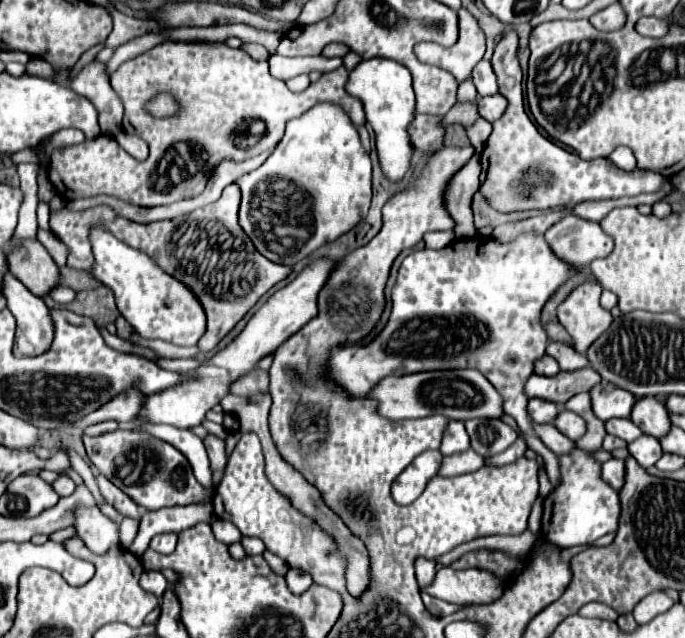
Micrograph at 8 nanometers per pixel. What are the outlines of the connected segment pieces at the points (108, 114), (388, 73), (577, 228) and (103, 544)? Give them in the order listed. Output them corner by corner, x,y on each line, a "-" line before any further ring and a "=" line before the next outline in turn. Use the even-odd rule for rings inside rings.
88,64
72,82
70,88
76,90
80,96
86,96
100,114
100,128
102,134
114,136
121,130
124,114
123,104
110,86
106,76
104,64
=
390,58
362,60
348,76
348,94
362,98
366,120
376,132
376,148
380,152
380,166
390,180
400,180
410,164
412,144
408,138
408,122
414,118
414,90
412,76
406,66
=
568,214
554,224
544,234
544,240
548,240
548,246
552,246
552,252
558,258
564,258
564,262
584,272
592,260
606,258
614,248
612,238
604,234
598,222
584,220
574,214
=
94,506
74,510
74,528
88,550
92,550
94,554
104,554
114,542
120,542
118,526

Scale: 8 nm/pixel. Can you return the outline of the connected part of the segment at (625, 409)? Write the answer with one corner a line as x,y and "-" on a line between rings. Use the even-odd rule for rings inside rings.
602,382
590,390
590,398
594,414
604,422
610,418
628,418
632,404
636,402
636,396
628,390
620,390
612,384

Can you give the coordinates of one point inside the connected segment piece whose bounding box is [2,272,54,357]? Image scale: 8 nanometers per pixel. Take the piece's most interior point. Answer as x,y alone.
34,331

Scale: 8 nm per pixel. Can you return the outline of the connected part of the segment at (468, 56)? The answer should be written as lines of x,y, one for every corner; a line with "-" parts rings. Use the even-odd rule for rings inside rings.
464,8
458,10
458,22
460,38
452,48
445,48
433,42
421,42
414,46
414,54
420,56
424,64
448,70
456,78
456,82
462,84
464,78
470,78
472,68
482,60
486,50
486,36
476,18

